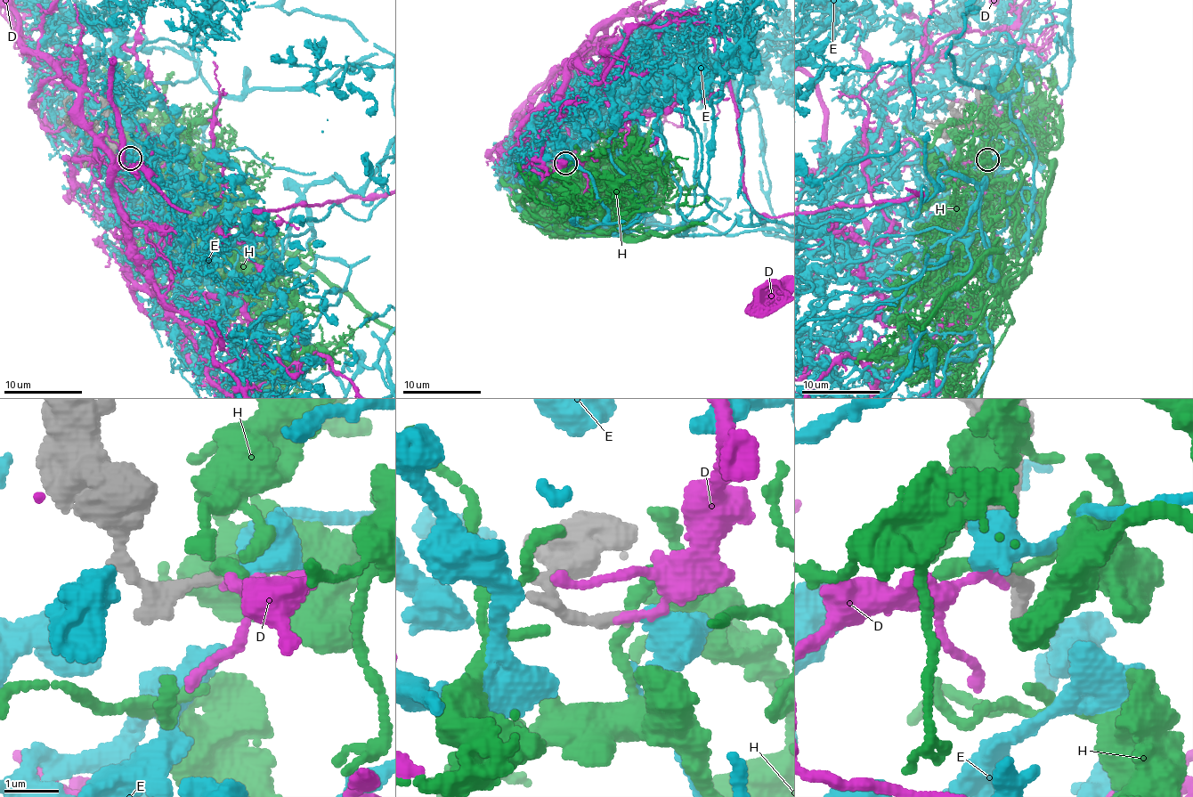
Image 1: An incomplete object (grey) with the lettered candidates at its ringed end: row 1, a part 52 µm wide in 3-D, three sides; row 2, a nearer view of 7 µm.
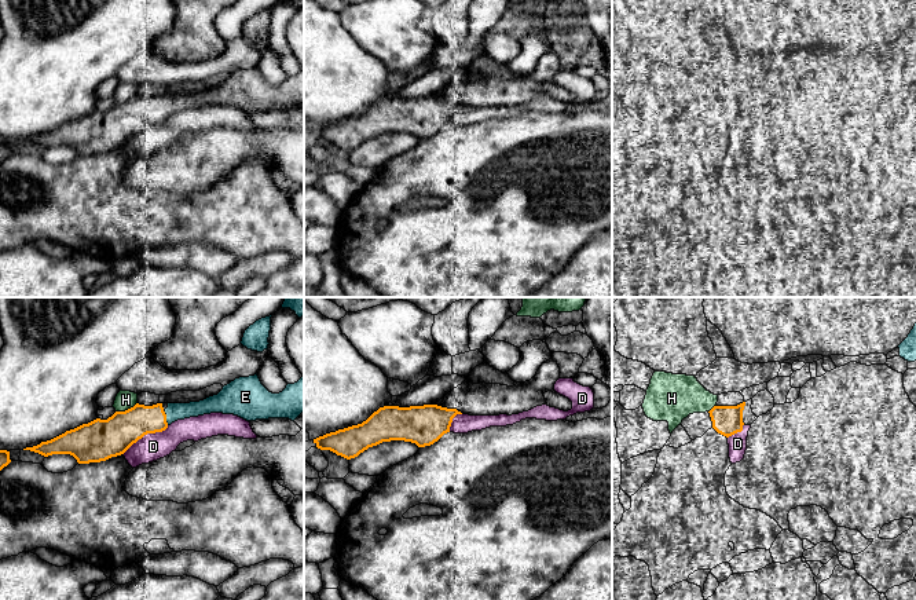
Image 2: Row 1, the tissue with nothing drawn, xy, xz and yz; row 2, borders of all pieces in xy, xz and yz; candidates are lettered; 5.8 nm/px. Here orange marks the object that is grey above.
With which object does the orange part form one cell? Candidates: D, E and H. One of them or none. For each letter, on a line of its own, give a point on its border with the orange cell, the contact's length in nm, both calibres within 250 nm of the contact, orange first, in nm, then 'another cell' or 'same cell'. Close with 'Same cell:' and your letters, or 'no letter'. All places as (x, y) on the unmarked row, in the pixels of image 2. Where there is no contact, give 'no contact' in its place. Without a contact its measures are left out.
D: contact xy (145, 125); length 320 nm; calibres 220 and 160 nm; another cell
E: contact xy (165, 109); length 90 nm; calibres 200 and 100 nm; same cell
H: contact xy (125, 102); length 140 nm; calibres 240 and 110 nm; another cell
Same cell: E

